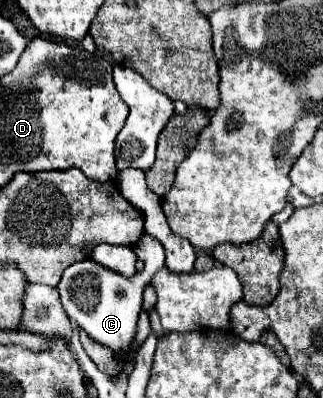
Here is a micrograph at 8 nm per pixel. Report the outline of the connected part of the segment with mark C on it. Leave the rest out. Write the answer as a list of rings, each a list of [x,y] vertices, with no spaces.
[[[154,239],[154,259],[148,261],[148,265],[140,273],[134,273],[132,277],[124,277],[92,259],[74,263],[64,271],[58,283],[62,305],[68,317],[78,327],[82,327],[96,343],[108,347],[118,359],[132,361],[134,359],[132,341],[136,335],[138,315],[142,311],[142,293],[144,287],[150,283],[152,275],[162,265],[164,265],[164,247],[162,243],[158,243],[158,239]]]

